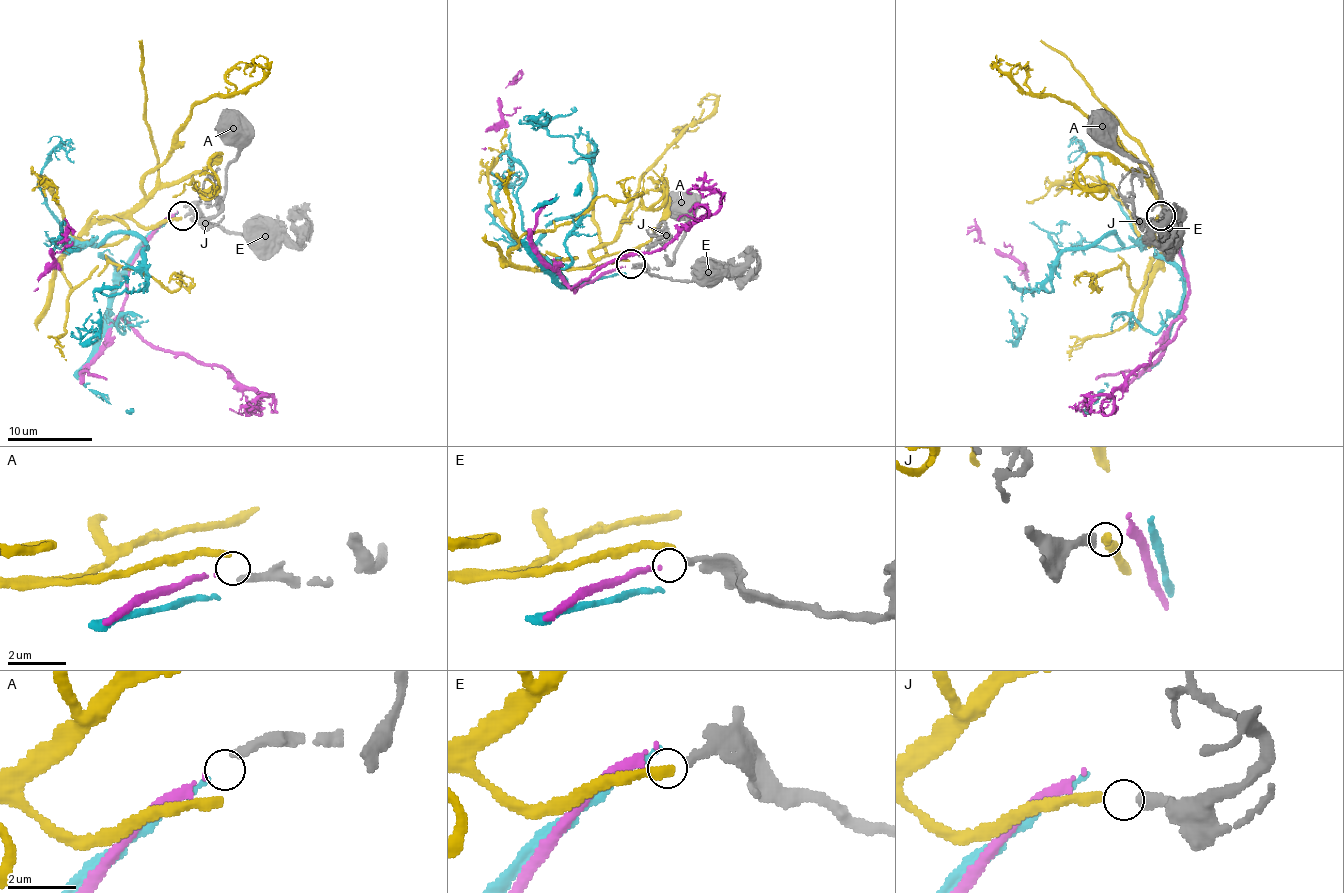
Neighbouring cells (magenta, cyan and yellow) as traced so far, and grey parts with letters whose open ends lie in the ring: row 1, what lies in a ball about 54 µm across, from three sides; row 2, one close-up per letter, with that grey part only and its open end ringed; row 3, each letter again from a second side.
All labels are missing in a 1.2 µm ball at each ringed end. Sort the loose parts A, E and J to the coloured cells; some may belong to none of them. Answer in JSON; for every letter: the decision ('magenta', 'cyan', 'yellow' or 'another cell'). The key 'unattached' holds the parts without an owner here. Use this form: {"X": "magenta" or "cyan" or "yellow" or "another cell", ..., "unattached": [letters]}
{"A": "magenta", "E": "another cell", "J": "yellow", "unattached": ["E"]}

